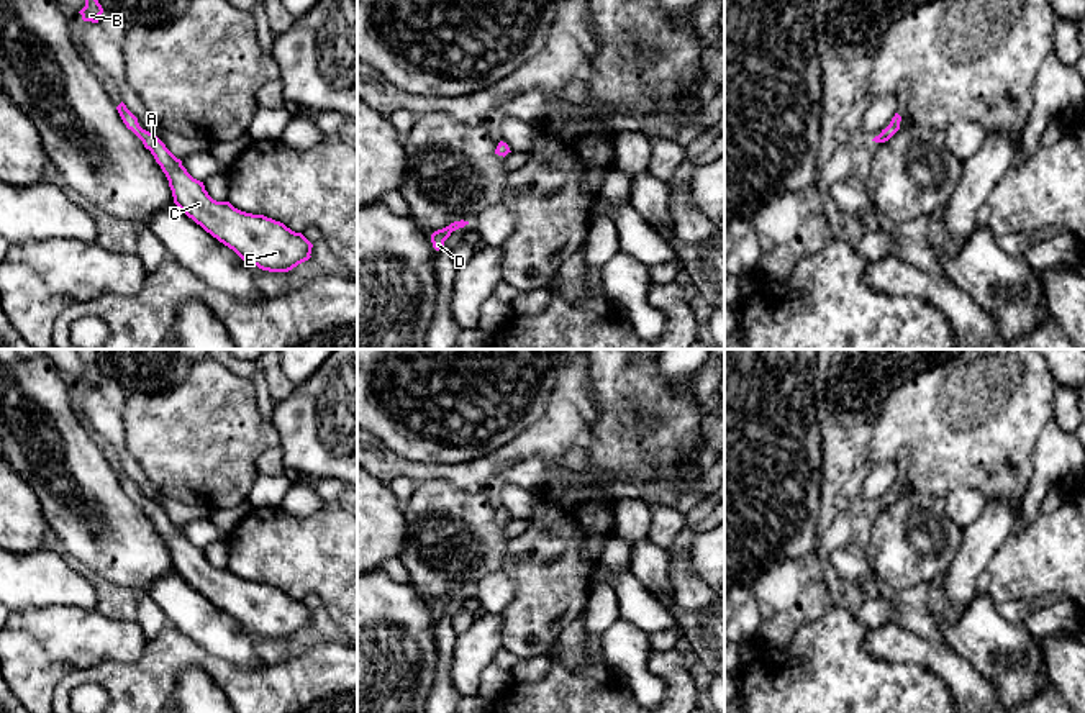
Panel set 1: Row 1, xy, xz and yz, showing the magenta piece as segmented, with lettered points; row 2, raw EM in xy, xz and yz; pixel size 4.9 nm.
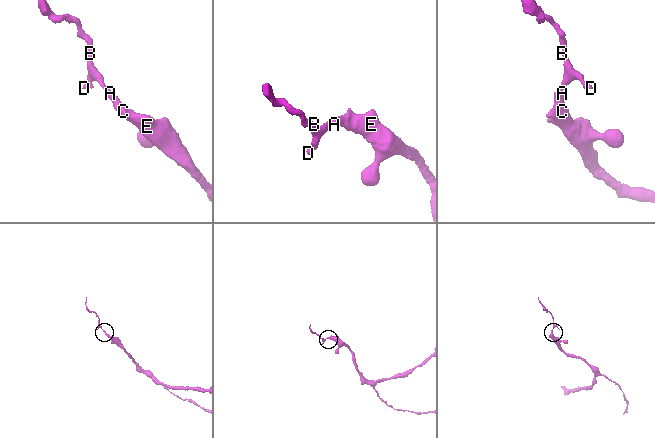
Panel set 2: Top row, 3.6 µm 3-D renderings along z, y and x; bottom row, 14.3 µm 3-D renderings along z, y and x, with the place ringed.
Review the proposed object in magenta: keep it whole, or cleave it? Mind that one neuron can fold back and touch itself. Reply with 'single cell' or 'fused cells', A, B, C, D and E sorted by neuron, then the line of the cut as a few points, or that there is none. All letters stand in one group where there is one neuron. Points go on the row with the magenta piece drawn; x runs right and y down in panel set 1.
single cell | A B C D E | no cut

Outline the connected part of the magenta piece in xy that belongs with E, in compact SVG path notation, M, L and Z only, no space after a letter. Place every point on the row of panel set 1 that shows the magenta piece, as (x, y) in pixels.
M123 102L116 110L126 128L143 141L161 166L174 203L244 262L269 272L288 272L311 257L313 244L302 233L264 215L241 211L229 202L213 200L203 182L193 179L156 134L143 129Z

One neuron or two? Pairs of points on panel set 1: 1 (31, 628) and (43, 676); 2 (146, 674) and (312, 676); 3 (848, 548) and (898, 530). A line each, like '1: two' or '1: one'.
1: one
2: one
3: two

